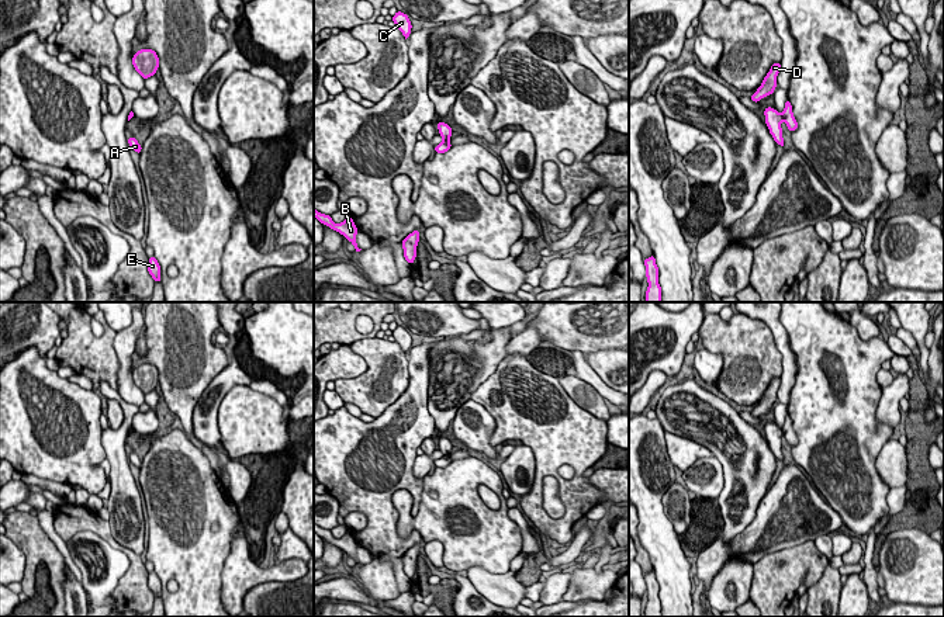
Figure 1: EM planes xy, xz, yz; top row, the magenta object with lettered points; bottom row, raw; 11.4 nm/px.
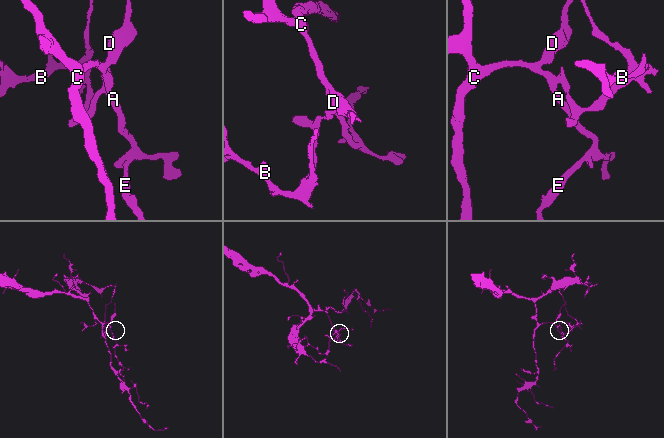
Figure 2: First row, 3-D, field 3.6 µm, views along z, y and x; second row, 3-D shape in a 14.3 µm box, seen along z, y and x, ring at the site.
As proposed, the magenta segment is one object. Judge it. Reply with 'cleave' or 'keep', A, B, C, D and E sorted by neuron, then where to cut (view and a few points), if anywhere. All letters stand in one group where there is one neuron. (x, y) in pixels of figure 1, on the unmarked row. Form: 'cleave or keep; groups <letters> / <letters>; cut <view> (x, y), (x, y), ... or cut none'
cleave; groups A C D E / B; cut xz (443, 454), (448, 456)

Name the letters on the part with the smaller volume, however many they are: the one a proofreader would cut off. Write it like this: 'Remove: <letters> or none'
Remove: B

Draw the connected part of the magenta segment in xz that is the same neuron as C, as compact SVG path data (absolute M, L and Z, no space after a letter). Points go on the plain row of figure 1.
M397 326L393 330L393 337L402 347L405 354L411 350L412 339L411 339L409 332L407 329L404 329L402 326Z

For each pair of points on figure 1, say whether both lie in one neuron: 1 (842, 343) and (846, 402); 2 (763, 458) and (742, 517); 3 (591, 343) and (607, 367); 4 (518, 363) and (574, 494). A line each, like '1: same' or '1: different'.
1: same
2: same
3: different
4: same

